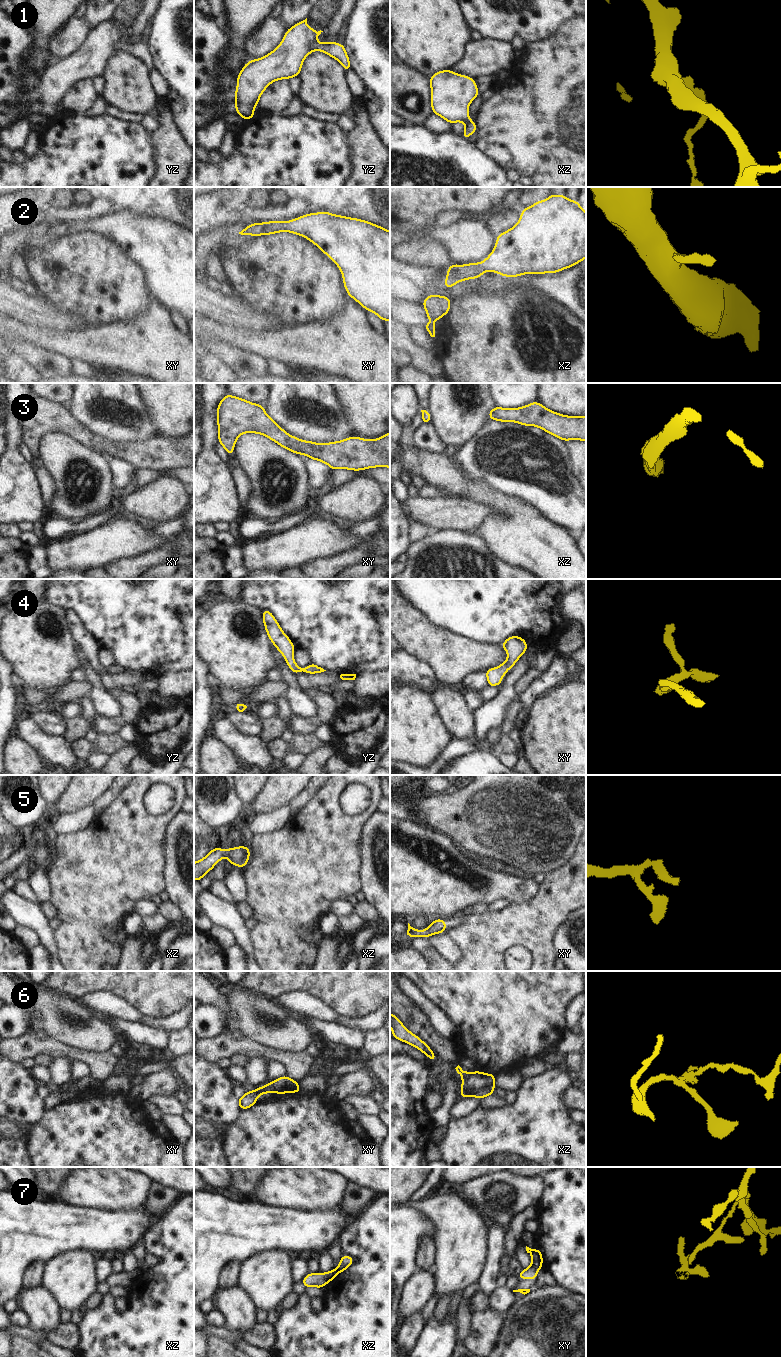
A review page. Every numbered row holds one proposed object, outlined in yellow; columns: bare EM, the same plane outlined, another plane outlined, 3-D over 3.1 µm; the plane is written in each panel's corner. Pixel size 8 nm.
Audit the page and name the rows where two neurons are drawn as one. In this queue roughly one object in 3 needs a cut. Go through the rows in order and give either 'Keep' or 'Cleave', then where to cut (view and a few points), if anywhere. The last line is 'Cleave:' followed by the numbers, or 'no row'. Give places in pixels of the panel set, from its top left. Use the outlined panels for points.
1: Keep. No split
2: Keep. No split
3: Keep. No split
4: Keep. No split
5: Keep. No split
6: Cleave. Split along xz (471, 1073), (462, 1078)
7: Cleave. Split along xz (335, 1269), (339, 1272)
Cleave: 6, 7

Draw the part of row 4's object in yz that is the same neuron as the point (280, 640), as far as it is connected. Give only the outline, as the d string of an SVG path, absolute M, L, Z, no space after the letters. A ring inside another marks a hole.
M264 609L262 610L262 617L269 639L273 643L273 646L275 646L277 650L283 654L288 667L295 675L297 675L299 672L316 674L326 671L314 663L311 663L305 668L300 668L299 666L297 666L293 657L295 646L289 639L289 637L282 631L273 614L269 610Z

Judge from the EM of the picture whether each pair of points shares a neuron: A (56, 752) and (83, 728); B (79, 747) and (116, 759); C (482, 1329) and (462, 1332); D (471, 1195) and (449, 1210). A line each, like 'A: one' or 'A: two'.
A: two
B: two
C: two
D: two

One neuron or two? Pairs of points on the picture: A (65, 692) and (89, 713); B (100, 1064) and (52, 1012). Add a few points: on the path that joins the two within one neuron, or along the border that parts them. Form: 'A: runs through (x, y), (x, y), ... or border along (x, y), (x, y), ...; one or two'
A: border along (87, 695), (80, 698); two
B: border along (64, 1044), (92, 1052), (108, 1051); two

